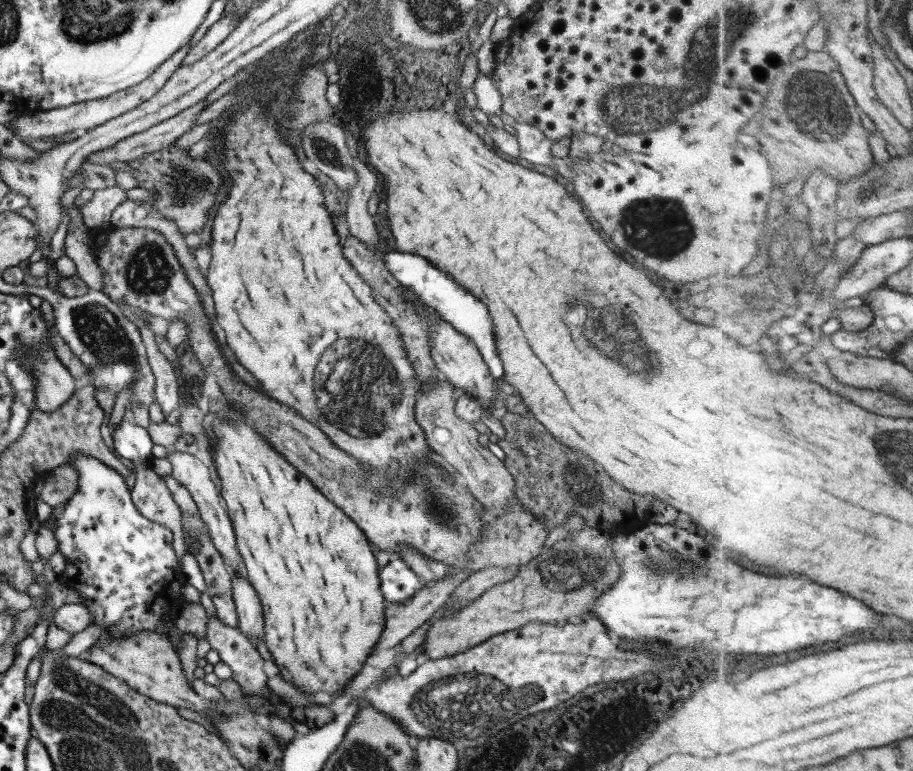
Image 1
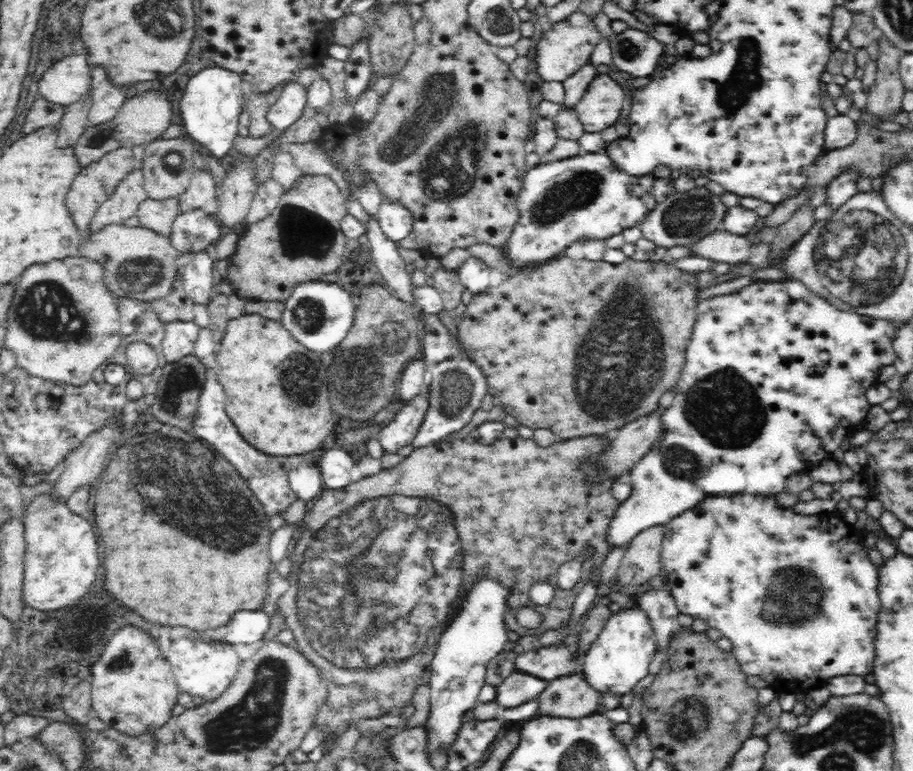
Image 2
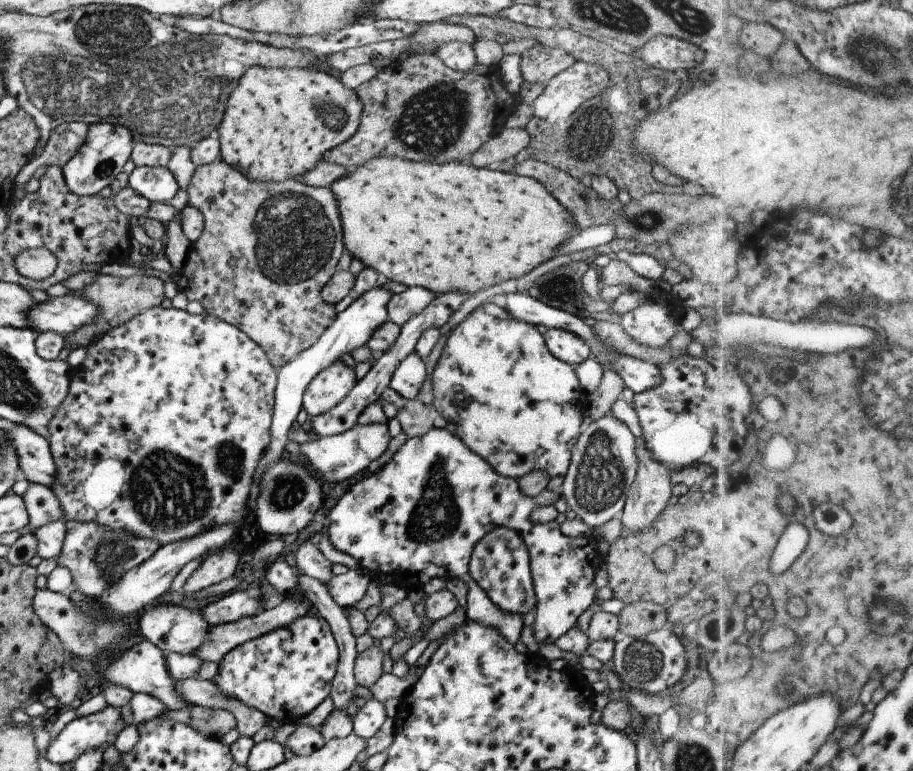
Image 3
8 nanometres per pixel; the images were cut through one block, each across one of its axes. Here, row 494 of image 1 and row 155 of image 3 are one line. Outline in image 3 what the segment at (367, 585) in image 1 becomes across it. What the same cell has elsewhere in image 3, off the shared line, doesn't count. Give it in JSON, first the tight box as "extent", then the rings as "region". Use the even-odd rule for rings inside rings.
{"extent":[215,66,362,182],"region":[[[252,66],[248,68],[238,80],[238,85],[231,91],[231,94],[226,99],[225,110],[222,114],[221,122],[215,130],[215,135],[218,137],[220,154],[219,158],[231,168],[237,169],[244,177],[248,177],[252,181],[275,181],[281,182],[287,179],[295,179],[302,177],[313,169],[317,163],[323,161],[324,152],[345,142],[358,127],[362,104],[358,96],[354,93],[354,89],[345,88],[339,78],[330,76],[325,72],[317,71],[316,69],[288,69],[287,67],[270,69],[267,67]]]}

